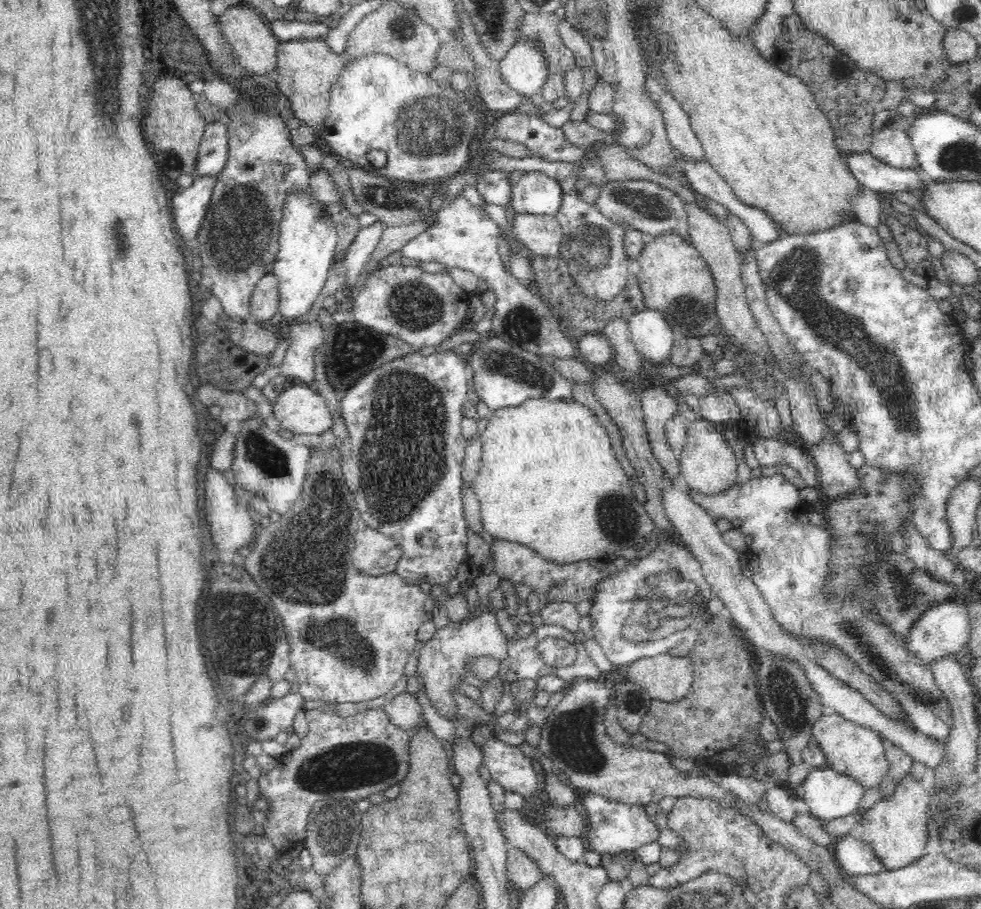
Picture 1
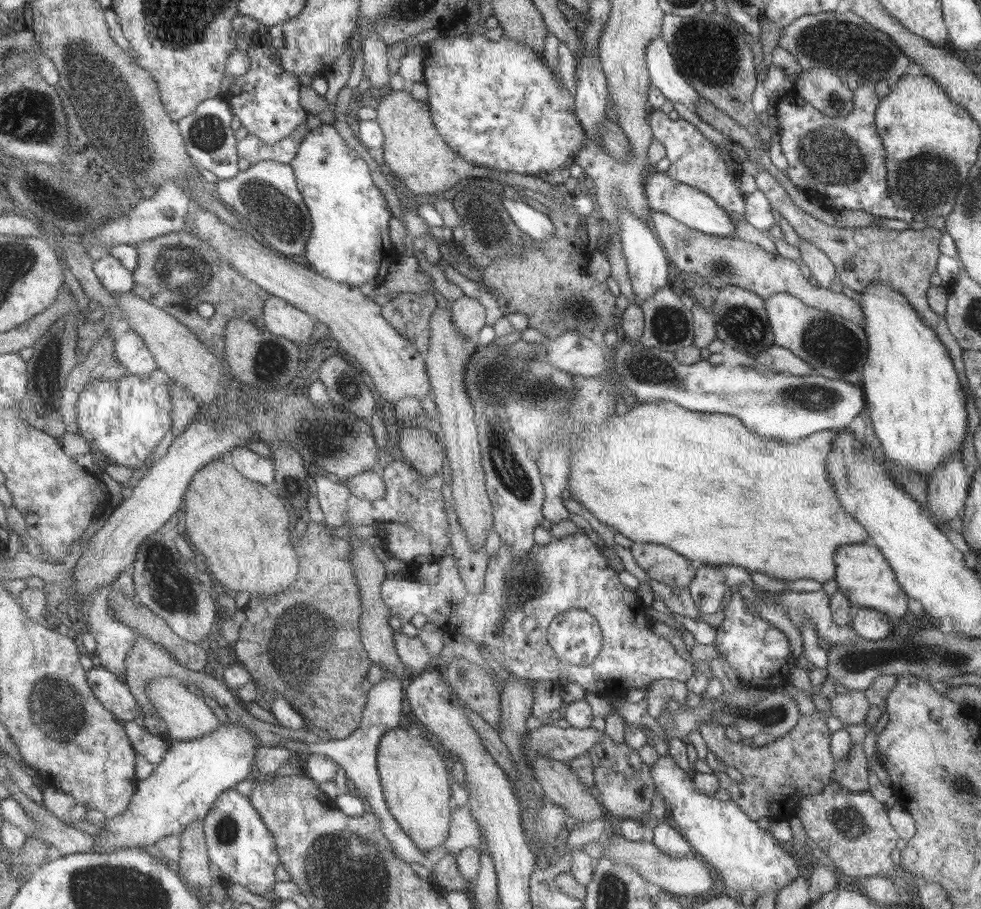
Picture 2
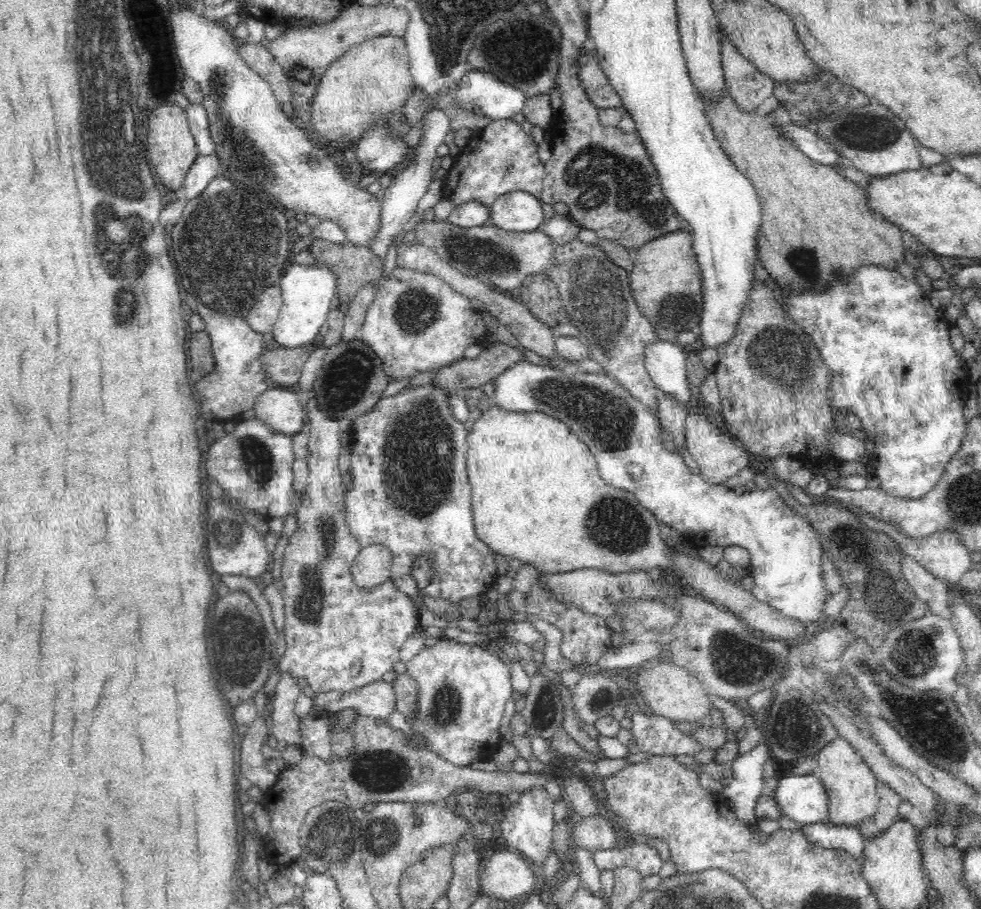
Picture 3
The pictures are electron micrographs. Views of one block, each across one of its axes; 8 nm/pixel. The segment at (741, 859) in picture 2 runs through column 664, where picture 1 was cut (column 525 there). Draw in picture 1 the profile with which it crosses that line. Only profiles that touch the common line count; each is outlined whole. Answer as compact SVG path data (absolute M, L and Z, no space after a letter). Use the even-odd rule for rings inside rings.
M492 734L478 750L492 778L506 792L518 792L528 798L538 788L538 774L534 772L530 758L520 752L518 742L504 742Z

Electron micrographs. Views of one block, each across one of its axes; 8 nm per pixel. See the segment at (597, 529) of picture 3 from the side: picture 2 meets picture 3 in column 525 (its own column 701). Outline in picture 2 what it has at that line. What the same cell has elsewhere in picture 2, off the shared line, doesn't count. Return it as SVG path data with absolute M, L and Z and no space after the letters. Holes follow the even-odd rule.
M661 402L661 404L635 404L635 408L629 408L625 416L613 416L611 428L603 434L587 434L587 438L579 444L575 444L575 456L571 460L571 484L569 492L577 498L579 504L583 504L601 524L615 528L625 538L631 538L635 544L659 544L675 550L677 554L685 556L687 560L697 560L705 566L739 566L747 572L761 572L771 578L785 578L785 582L793 582L797 578L811 578L819 584L825 584L827 580L835 578L835 556L843 546L851 544L867 544L869 532L855 522L847 510L843 510L843 502L839 502L839 494L835 494L835 486L831 482L831 468L829 468L829 454L833 452L833 442L839 438L841 432L813 432L811 436L805 436L797 442L781 442L777 438L763 438L755 432L751 432L739 418L725 416L725 414L703 414L703 412L691 412L687 408L681 408L675 402Z

